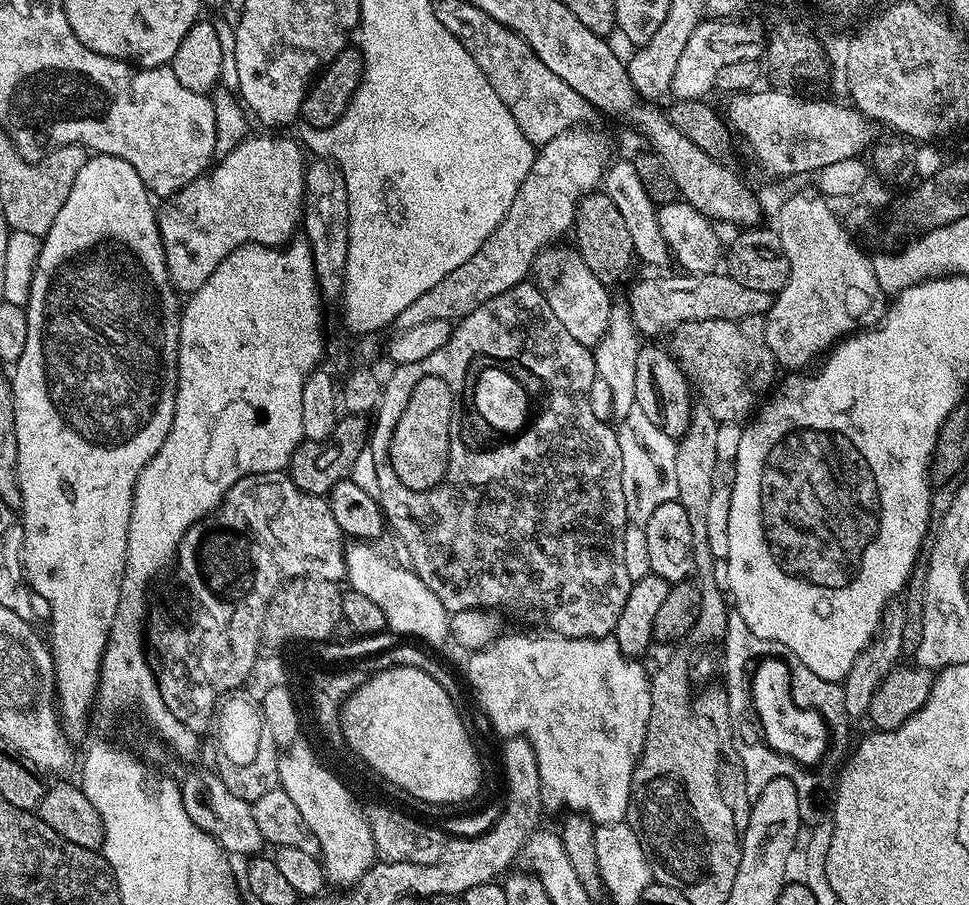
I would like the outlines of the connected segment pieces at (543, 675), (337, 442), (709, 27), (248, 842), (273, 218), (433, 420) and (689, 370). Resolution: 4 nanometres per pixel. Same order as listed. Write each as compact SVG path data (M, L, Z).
M507 634L501 635L499 638L492 641L491 644L486 645L486 647L479 650L473 651L472 656L468 660L468 680L467 683L470 685L472 683L472 688L476 691L476 700L480 703L480 708L484 711L484 716L486 719L492 723L492 728L497 732L501 738L509 737L524 737L528 740L530 746L533 747L534 755L538 762L538 773L541 778L541 802L543 804L543 811L550 814L550 812L560 812L563 813L567 810L572 814L579 814L582 816L587 816L589 820L592 821L593 825L599 826L602 824L618 824L621 823L629 815L630 805L632 803L632 775L636 769L636 764L640 761L640 751L644 749L644 735L646 734L646 726L648 725L648 719L650 718L650 690L652 689L652 682L650 679L649 669L644 669L640 665L641 661L639 659L628 656L620 648L620 644L615 638L605 638L603 640L571 640L565 636L557 636L555 634L543 634L544 636L507 636Z
M345 415L337 419L336 428L327 440L306 440L294 450L286 469L292 477L294 486L311 496L327 497L334 485L343 480L349 479L353 475L356 463L360 460L360 455L365 455L370 444L370 424L363 416Z
M736 18L701 19L694 34L690 34L690 42L686 42L686 50L682 50L682 58L678 58L678 66L674 70L670 92L676 100L699 100L707 97L707 92L711 93L716 83L716 72L722 70L726 62L753 55L756 32L750 25L740 23L744 22Z
M215 771L190 773L185 780L182 780L182 791L184 805L192 821L210 833L222 845L225 852L233 857L251 858L265 851L264 839L254 823L251 803L230 794L230 790L226 790L226 786Z
M284 134L268 135L272 136L249 135L204 175L159 205L160 237L177 293L197 292L220 263L243 244L278 248L298 232L304 210L306 152L295 139L280 136Z
M427 376L414 386L410 401L402 412L391 439L390 460L398 480L407 489L424 492L436 488L445 476L449 462L449 442L457 409L449 383L437 376Z
M763 315L738 321L703 320L681 324L671 336L672 355L695 386L699 397L701 394L704 398L703 407L708 408L721 425L727 426L735 420L747 421L759 409L777 379L778 365L766 344Z

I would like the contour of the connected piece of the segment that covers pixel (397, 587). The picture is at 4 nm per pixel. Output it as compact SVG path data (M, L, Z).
M352 542L344 549L344 568L348 572L348 580L351 591L358 594L366 594L366 598L370 598L370 602L374 602L382 610L382 614L386 614L386 622L391 631L396 631L400 638L415 638L417 641L428 644L440 644L450 636L450 613L442 606L442 602L438 602L438 594L434 594L434 590L430 590L430 586L426 586L426 582L422 582L422 578L411 567L403 568L400 564L395 564L392 560L380 556L380 552L368 542Z

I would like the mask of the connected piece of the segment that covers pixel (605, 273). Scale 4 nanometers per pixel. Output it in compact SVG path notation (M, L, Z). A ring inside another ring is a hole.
M603 190L589 192L576 206L576 244L580 247L578 256L590 268L594 278L600 283L613 286L627 274L634 261L634 242L630 242L630 230L626 230L626 222L622 214L618 214L618 206L610 202Z

